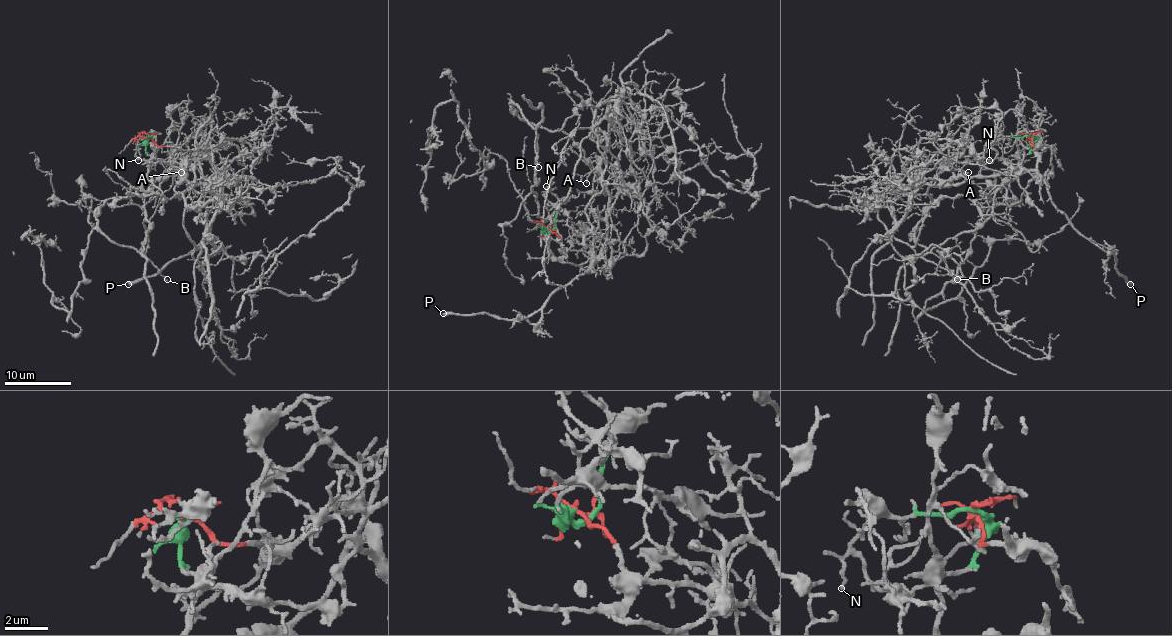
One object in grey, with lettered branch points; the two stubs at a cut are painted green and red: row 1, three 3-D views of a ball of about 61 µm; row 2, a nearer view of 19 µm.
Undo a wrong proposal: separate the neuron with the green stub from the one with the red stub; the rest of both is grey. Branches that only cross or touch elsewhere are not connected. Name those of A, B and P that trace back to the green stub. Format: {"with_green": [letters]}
{"with_green": ["B"]}

